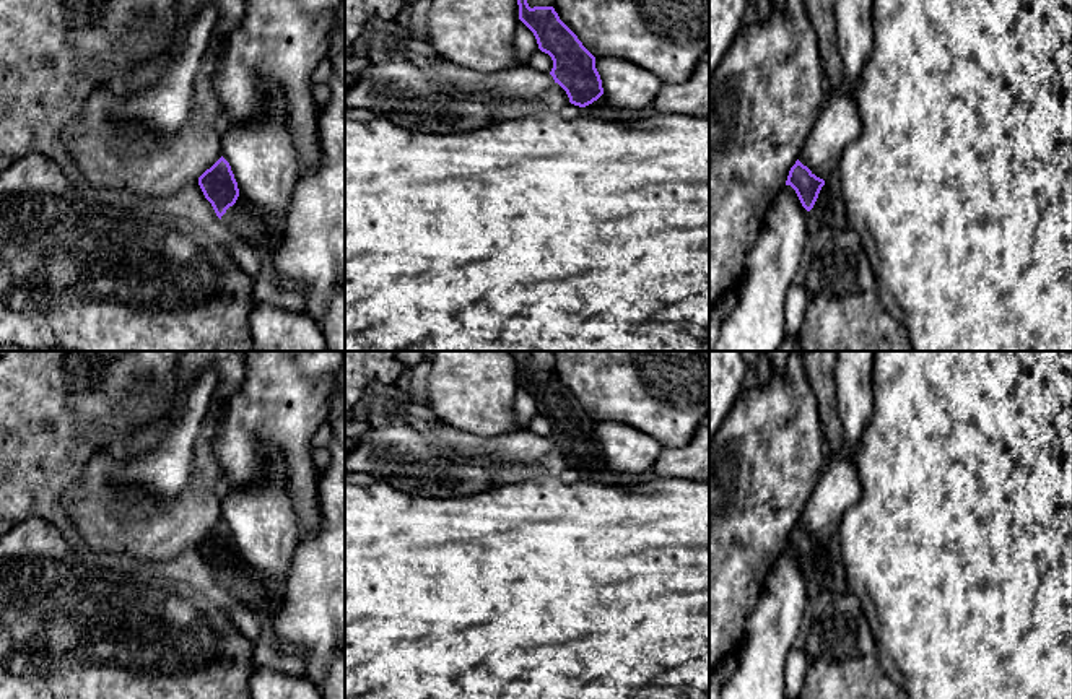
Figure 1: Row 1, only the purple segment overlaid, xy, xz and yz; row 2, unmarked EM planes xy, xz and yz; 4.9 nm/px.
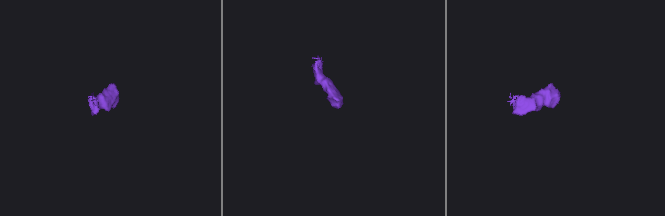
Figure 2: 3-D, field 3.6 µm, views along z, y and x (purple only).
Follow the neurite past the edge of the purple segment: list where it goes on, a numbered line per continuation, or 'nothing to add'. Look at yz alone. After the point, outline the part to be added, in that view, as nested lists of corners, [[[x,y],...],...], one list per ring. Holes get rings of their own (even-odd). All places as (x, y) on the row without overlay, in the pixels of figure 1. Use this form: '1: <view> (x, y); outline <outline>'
1: yz (828, 574); outline [[[831,538],[821,551],[813,572],[807,579],[807,593],[815,598],[820,592],[833,595],[848,590],[848,580],[838,538]]]

